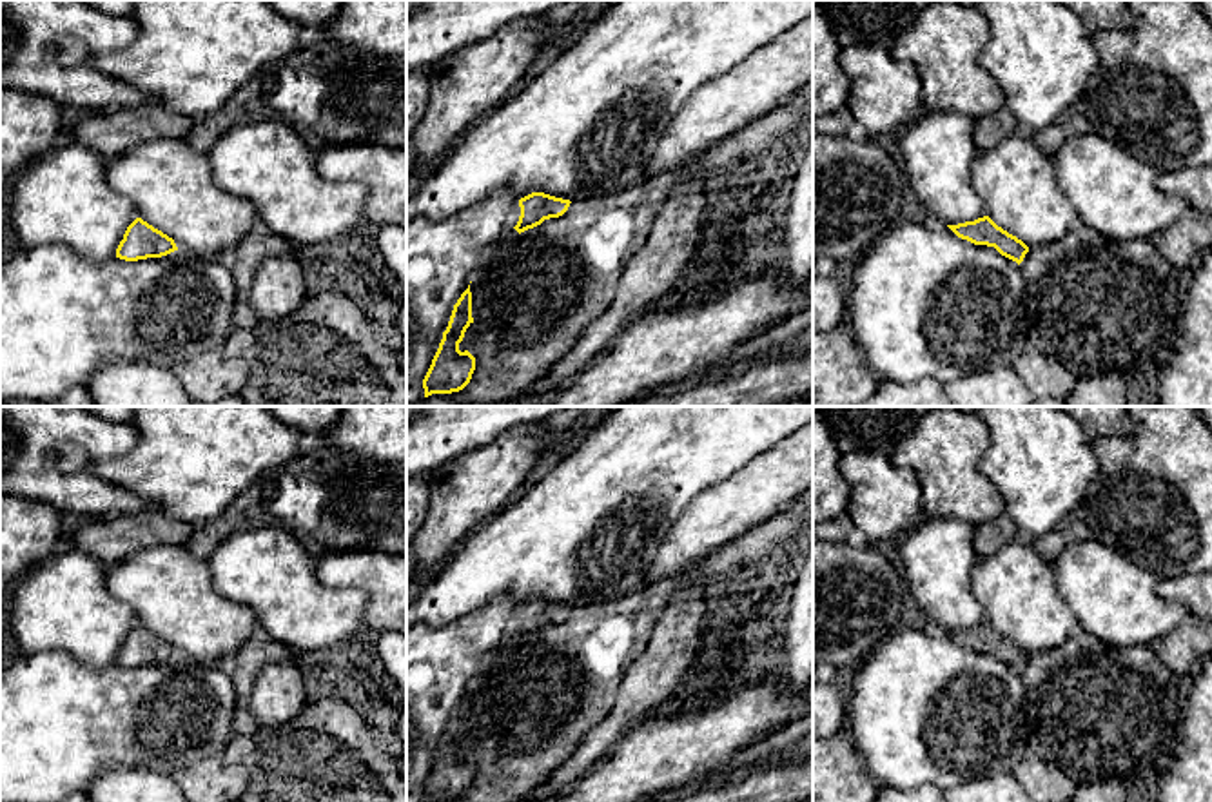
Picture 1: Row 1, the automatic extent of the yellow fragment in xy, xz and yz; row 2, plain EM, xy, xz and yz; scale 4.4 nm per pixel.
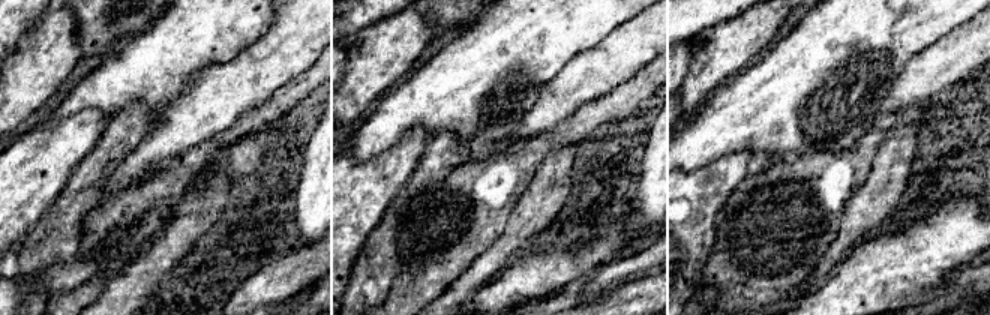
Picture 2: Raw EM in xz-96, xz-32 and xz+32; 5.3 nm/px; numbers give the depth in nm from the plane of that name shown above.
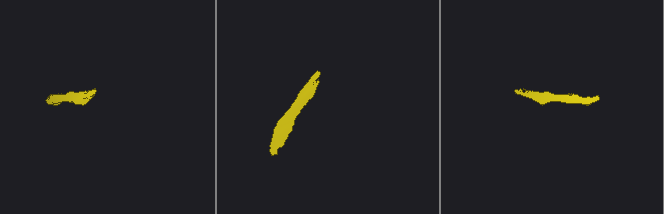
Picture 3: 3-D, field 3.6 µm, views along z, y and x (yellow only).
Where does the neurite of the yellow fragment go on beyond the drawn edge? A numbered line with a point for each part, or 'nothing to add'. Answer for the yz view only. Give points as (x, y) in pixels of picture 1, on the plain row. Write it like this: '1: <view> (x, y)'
nothing to add

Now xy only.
nothing to add

